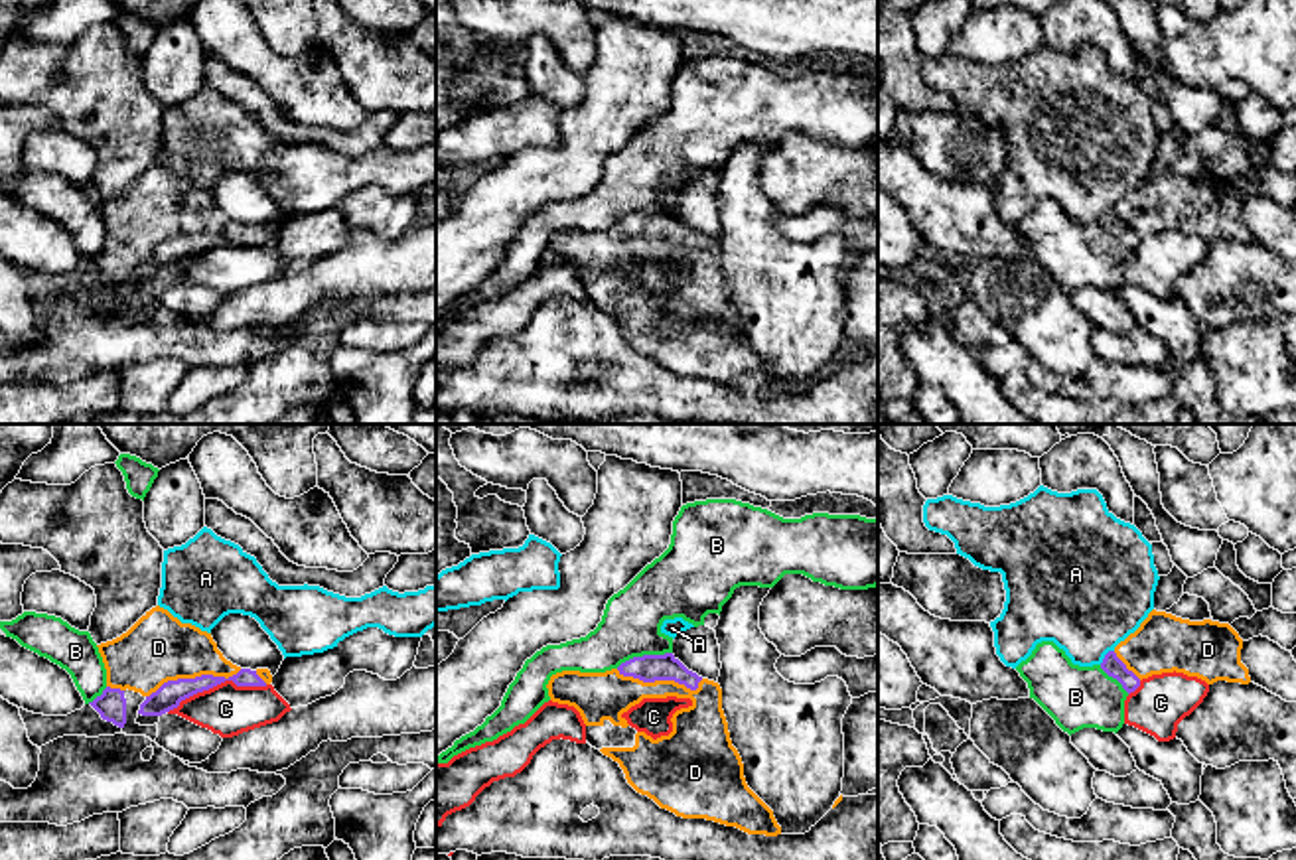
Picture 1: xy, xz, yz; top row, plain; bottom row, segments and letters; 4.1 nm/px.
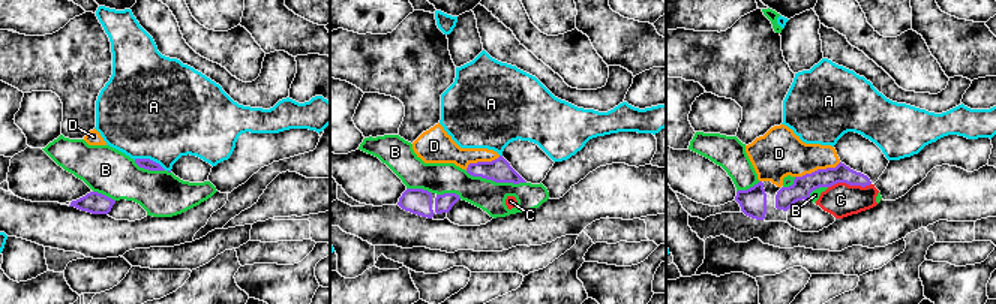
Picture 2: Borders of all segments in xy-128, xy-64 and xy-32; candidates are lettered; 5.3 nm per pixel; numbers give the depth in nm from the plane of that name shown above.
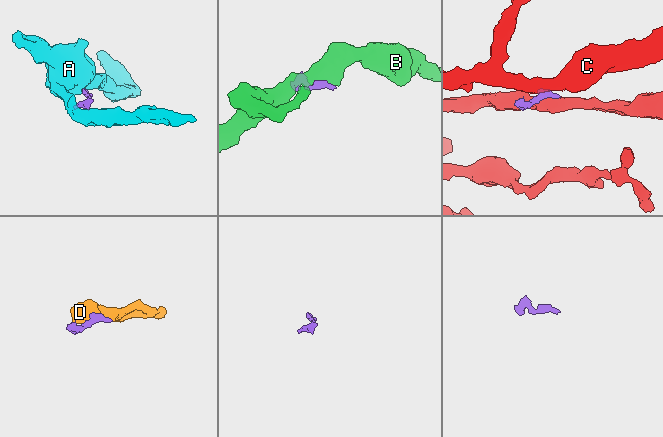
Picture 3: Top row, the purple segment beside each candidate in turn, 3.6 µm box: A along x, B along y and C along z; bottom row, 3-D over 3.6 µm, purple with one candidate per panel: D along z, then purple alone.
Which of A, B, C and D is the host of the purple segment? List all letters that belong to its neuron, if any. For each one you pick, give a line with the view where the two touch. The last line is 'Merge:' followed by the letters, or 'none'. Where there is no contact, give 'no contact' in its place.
D: meets purple in xy
Merge: D

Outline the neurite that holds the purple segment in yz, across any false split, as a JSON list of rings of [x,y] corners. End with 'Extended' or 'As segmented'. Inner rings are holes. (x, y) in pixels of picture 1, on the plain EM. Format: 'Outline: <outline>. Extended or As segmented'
Outline: [[[1152,168],[1134,191],[1105,213],[1101,227],[1128,252],[1142,237],[1174,229],[1207,243],[1217,239],[1249,243],[1241,207],[1243,197],[1229,181],[1189,179]]]. Extended

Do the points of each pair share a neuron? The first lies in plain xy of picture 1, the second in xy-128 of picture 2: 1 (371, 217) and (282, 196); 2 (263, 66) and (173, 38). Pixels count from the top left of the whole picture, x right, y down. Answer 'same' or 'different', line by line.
1: different
2: different

